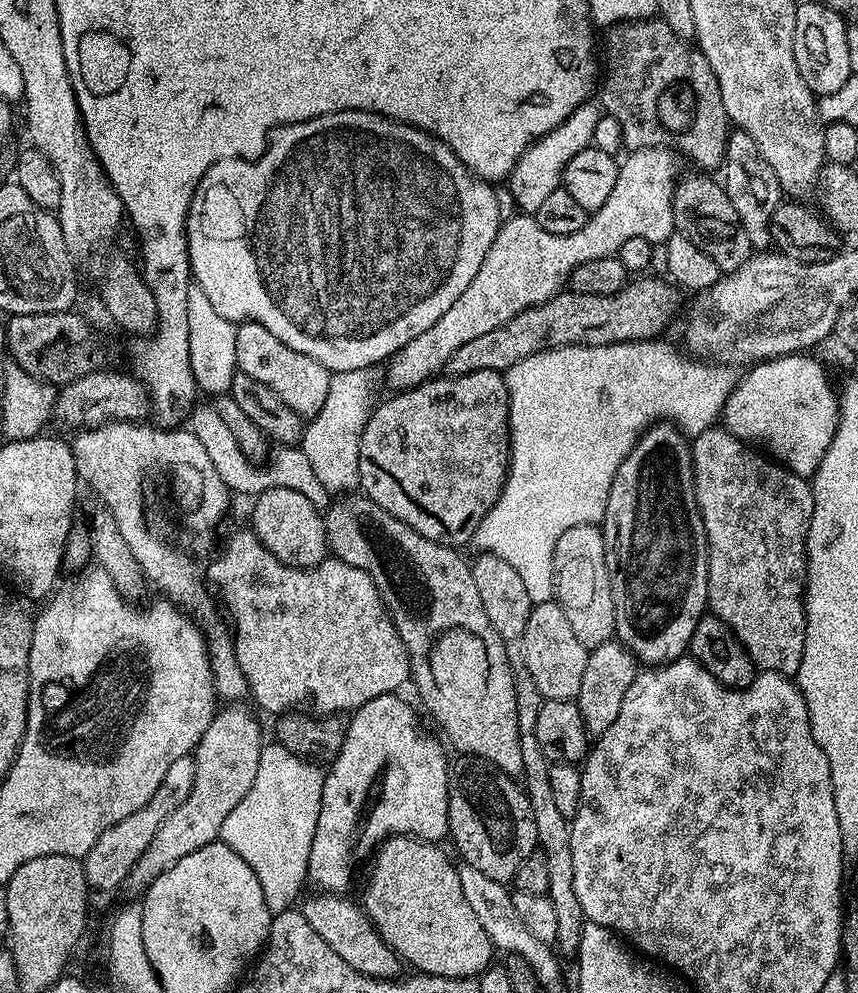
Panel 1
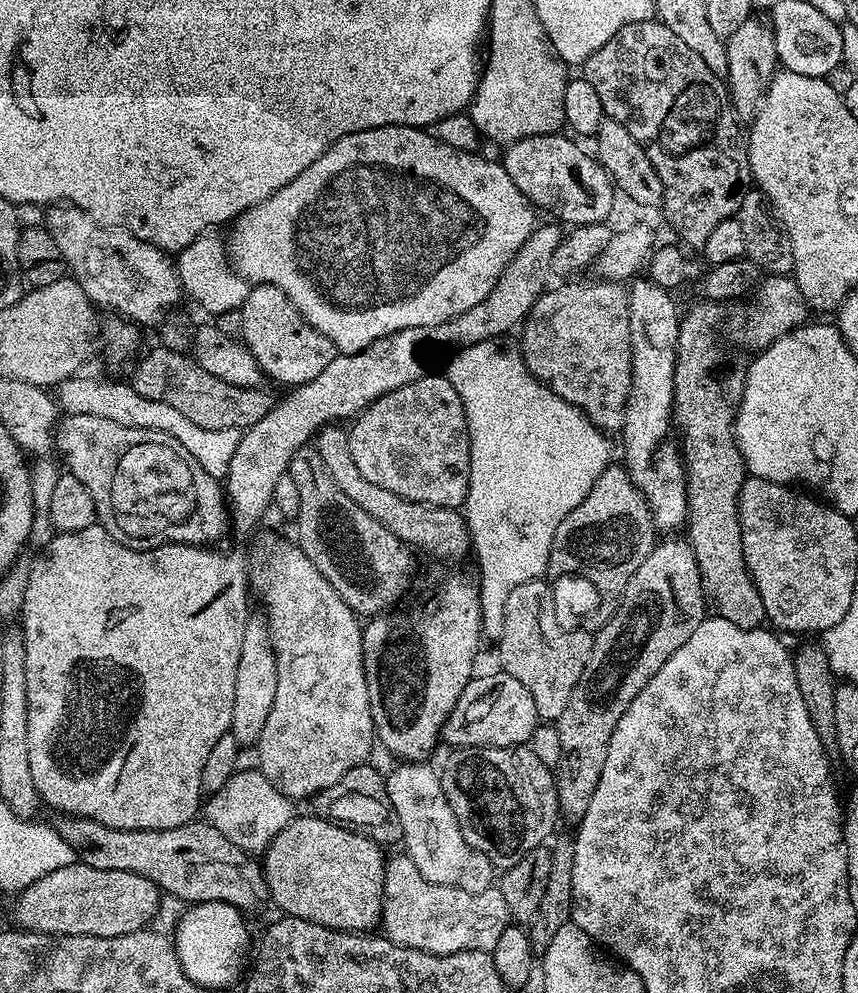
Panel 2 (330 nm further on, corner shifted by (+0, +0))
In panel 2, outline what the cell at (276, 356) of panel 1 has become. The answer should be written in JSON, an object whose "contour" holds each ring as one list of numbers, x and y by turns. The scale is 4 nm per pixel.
{"contour":[[257,284,249,287,246,302,239,309,242,314,242,343,254,354,261,373,280,384,296,387,322,374,338,354,336,347,278,290,278,286]]}

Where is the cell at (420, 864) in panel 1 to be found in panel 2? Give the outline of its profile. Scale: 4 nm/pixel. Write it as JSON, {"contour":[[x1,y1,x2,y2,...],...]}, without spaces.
{"contour":[[307,814,308,816,297,815,288,825,283,828,274,839,268,843,267,848,262,853,262,867,264,869,264,877,266,878,266,886,268,887,268,895,271,903,277,904,279,910,285,916,293,916,294,918,302,918,314,922,318,926,326,926,333,928,339,932,358,932,368,934,373,931,372,928,381,923,384,915,384,866,386,863,385,849,376,841,370,839,359,830,353,830,343,824,337,824,330,820,323,820,322,817,315,814]]}

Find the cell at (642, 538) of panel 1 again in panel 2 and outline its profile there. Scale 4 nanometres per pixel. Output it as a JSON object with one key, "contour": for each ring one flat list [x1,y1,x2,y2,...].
{"contour":[[636,278,631,281,628,288,628,313,630,314,630,358,632,359,632,377,630,378,630,394,626,398,626,410,624,411,624,460,622,467,630,474,634,486,643,494,644,501,648,503,648,513,652,516,652,523,661,533,672,534,675,528,683,529,688,519,688,495,686,494,686,478,684,477,684,461,680,455,677,437,674,435,674,421,672,419,672,395,674,394,674,366,678,354,678,330,682,319,681,309,676,309,672,301,673,293,669,289,658,286,653,280]]}

